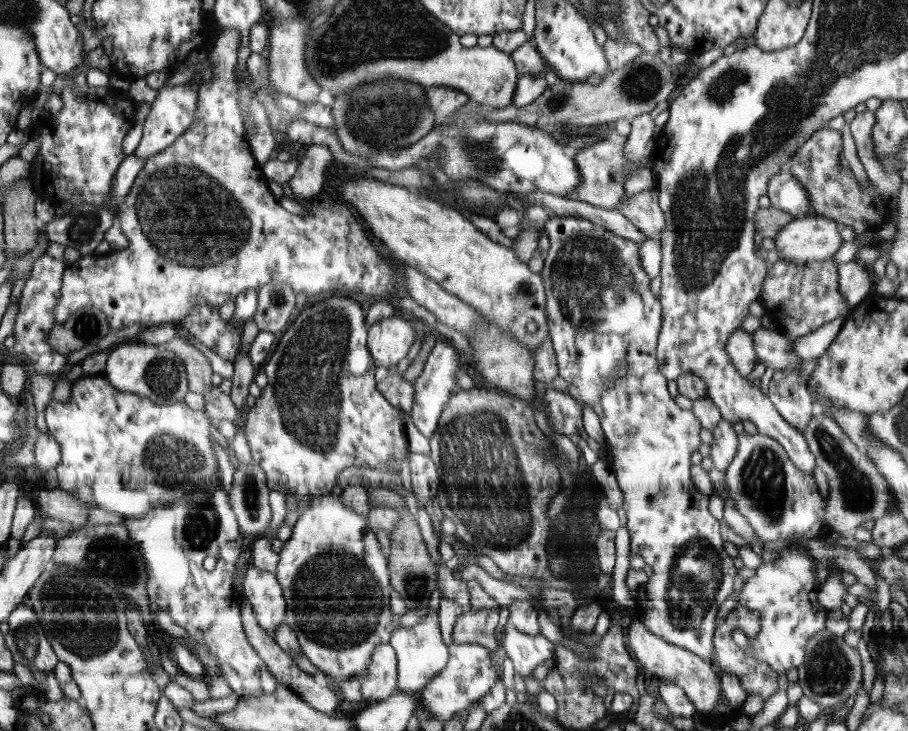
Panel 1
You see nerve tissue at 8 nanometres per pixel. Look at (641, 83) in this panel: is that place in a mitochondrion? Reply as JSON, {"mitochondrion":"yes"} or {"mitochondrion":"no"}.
{"mitochondrion":"yes"}

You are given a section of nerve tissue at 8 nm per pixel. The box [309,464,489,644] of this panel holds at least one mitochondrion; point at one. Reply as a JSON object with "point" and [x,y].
{"point":[415,580]}

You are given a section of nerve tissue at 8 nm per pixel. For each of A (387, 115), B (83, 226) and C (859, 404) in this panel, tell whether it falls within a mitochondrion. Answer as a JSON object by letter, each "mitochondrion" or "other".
{"A":"mitochondrion","B":"mitochondrion","C":"other"}

